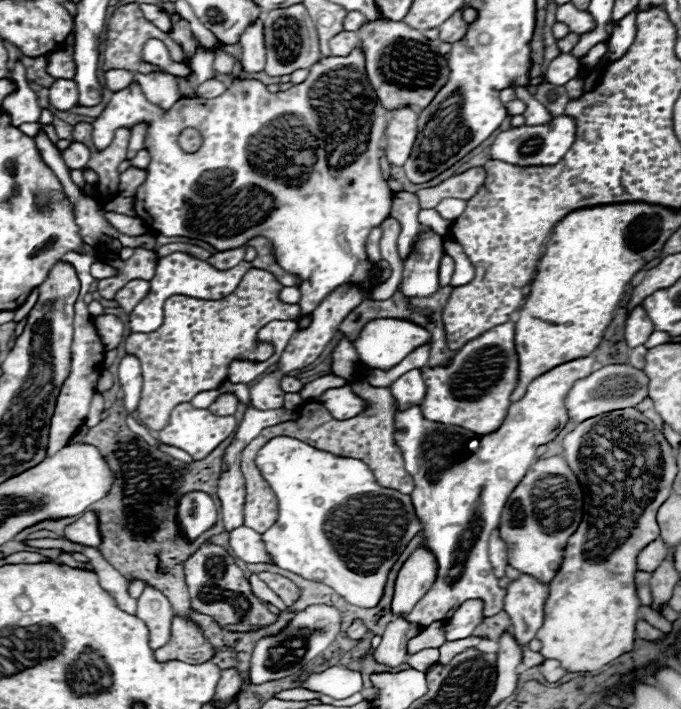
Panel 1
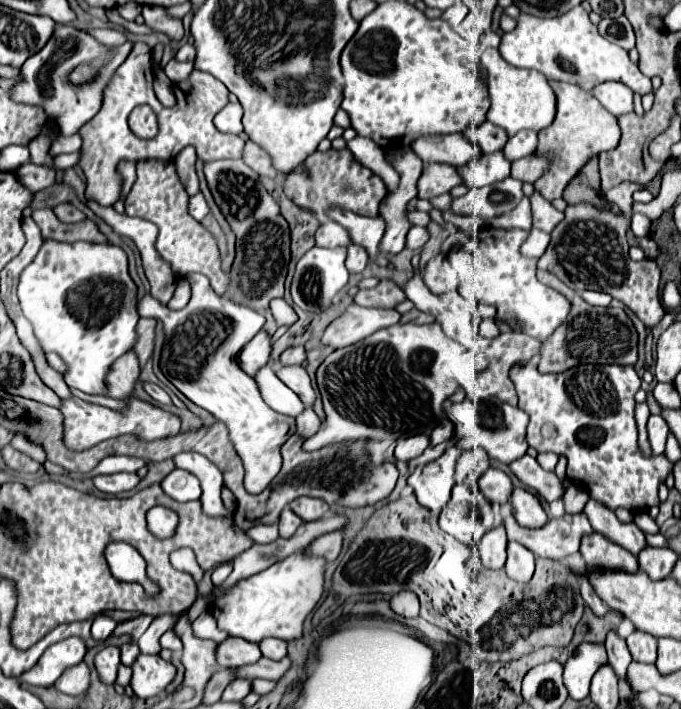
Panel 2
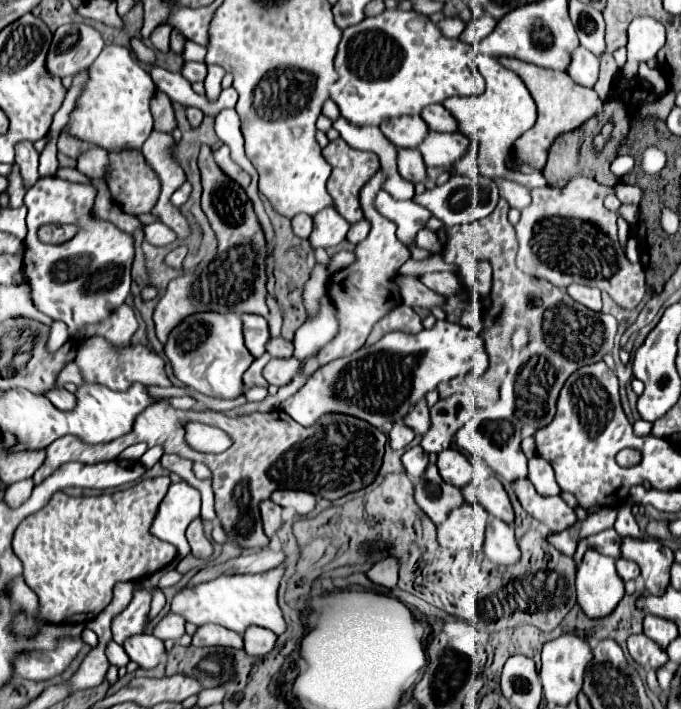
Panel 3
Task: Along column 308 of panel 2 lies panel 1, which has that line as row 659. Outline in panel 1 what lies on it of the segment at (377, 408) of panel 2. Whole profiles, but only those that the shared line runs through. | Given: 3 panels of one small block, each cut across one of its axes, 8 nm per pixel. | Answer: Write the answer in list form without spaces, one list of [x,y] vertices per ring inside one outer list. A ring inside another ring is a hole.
[[[470,636],[470,638],[464,638],[464,640],[456,640],[456,642],[446,642],[446,644],[442,644],[438,650],[440,650],[440,658],[438,658],[438,664],[448,664],[456,654],[460,654],[460,652],[464,652],[466,648],[472,648],[472,646],[476,646],[480,642],[480,638],[474,638],[474,636]]]

